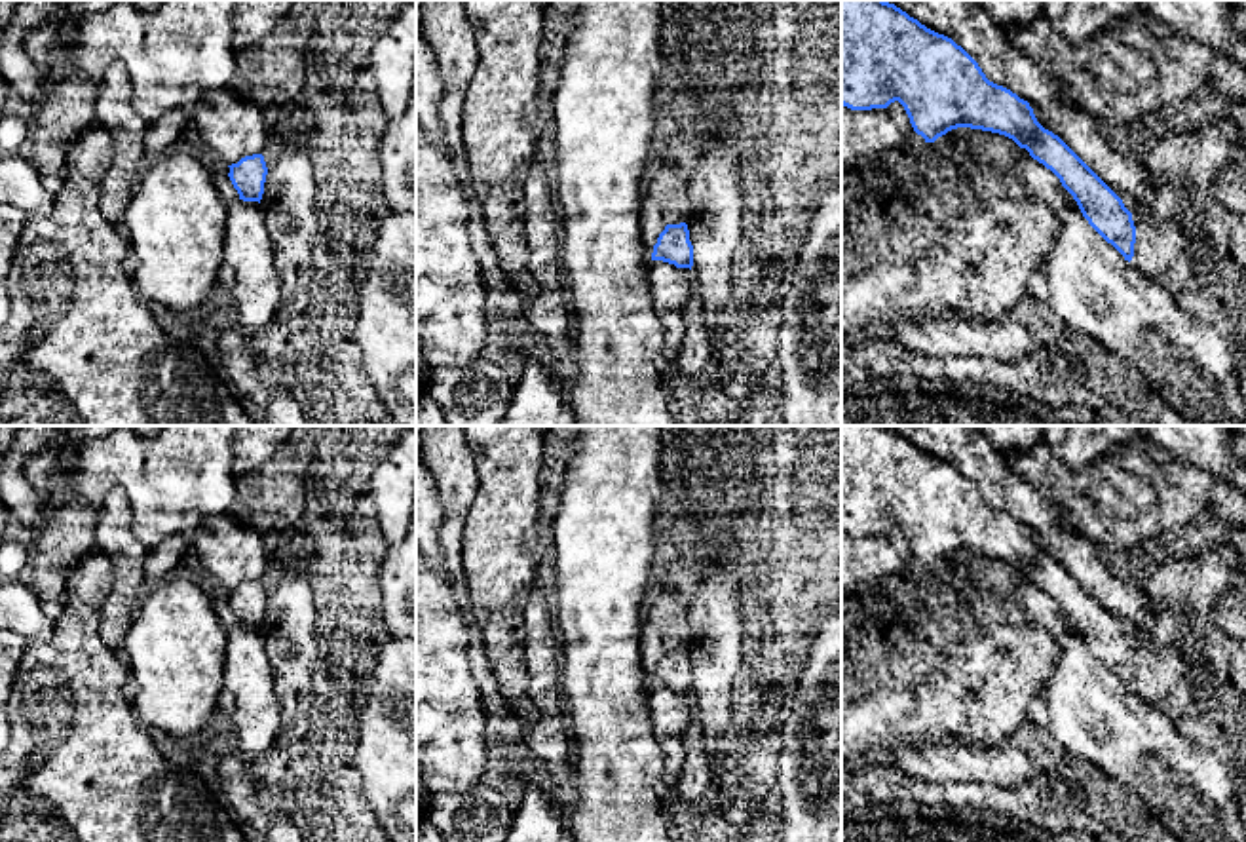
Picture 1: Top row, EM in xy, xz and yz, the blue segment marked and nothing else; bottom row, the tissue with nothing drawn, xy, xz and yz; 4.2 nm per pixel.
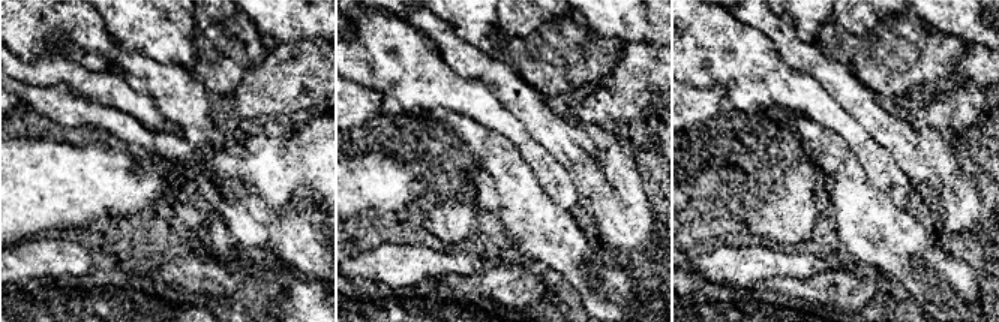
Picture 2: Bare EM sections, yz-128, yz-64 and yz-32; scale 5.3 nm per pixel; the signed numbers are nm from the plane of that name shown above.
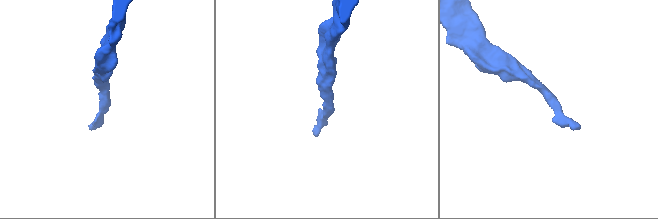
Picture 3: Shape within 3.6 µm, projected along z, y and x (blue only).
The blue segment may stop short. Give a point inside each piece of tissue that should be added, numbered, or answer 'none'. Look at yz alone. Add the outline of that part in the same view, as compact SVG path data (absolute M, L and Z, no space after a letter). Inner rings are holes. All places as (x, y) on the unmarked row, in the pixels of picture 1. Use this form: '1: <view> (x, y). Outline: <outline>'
none

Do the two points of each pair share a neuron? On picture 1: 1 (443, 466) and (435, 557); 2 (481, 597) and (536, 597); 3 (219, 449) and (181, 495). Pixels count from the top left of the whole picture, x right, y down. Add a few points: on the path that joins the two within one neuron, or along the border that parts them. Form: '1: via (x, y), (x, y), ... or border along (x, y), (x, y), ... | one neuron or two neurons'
1: border along (435, 485), (441, 514), (439, 544), (443, 548) | two neurons
2: border along (534, 586), (523, 616) | two neurons
3: via (207, 460), (202, 478), (192, 483) | one neuron

